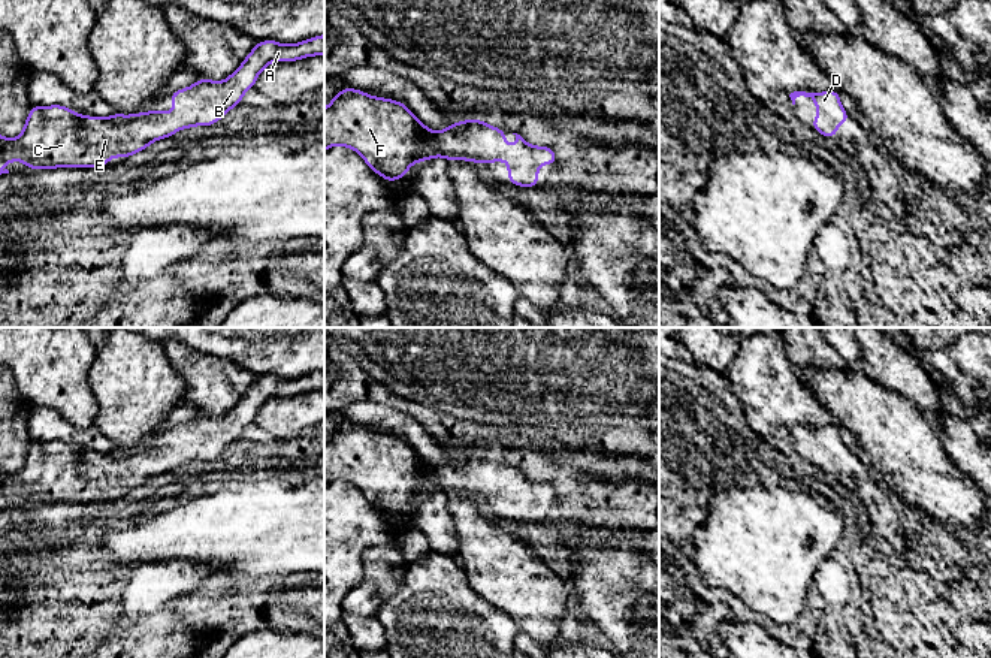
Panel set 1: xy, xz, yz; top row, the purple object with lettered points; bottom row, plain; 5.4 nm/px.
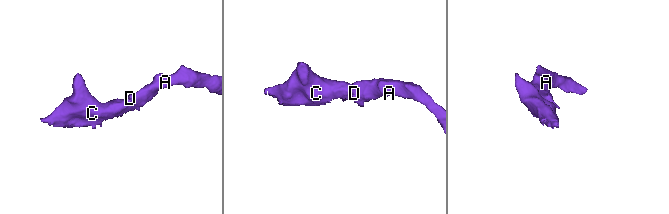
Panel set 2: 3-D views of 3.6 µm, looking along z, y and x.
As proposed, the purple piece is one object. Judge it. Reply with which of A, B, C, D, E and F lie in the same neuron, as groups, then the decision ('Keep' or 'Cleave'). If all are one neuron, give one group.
Groups: A B C D E F. Keep

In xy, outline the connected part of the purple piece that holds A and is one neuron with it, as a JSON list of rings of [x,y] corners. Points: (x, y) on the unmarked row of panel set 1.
[[[324,369],[283,380],[257,377],[227,414],[200,413],[188,423],[169,429],[173,447],[160,444],[109,453],[78,450],[60,440],[31,443],[16,474],[0,471],[0,501],[19,495],[28,504],[108,501],[111,492],[130,492],[157,474],[176,471],[176,464],[212,461],[241,438],[259,408],[272,396],[294,396],[324,390]]]

